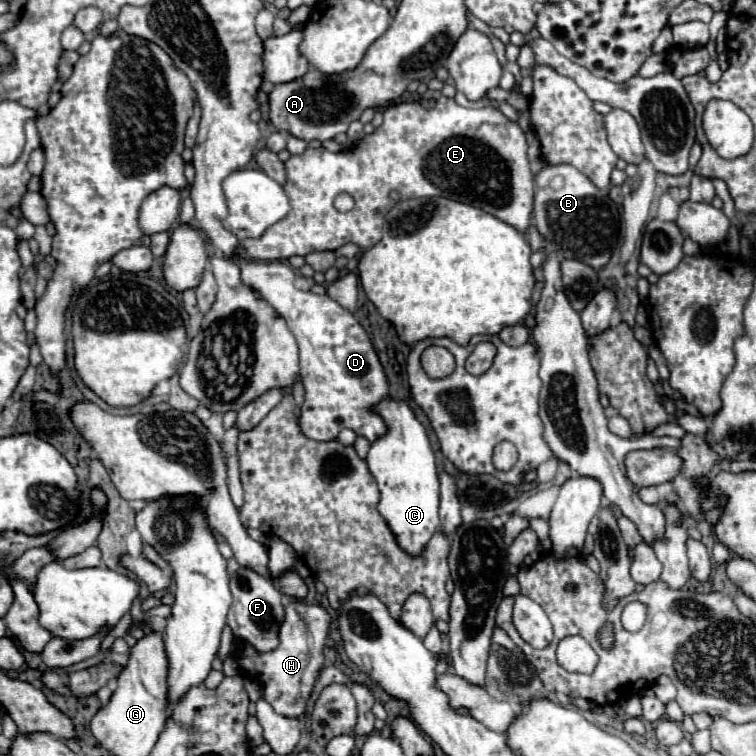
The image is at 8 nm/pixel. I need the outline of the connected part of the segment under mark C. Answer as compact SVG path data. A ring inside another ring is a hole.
M382 401L374 407L382 413L388 433L380 437L372 447L366 459L370 473L374 475L380 489L378 511L388 523L390 531L396 535L396 543L402 551L412 557L420 557L430 537L440 531L438 505L440 505L440 481L436 459L426 435L426 429L416 419L408 403L400 401Z

